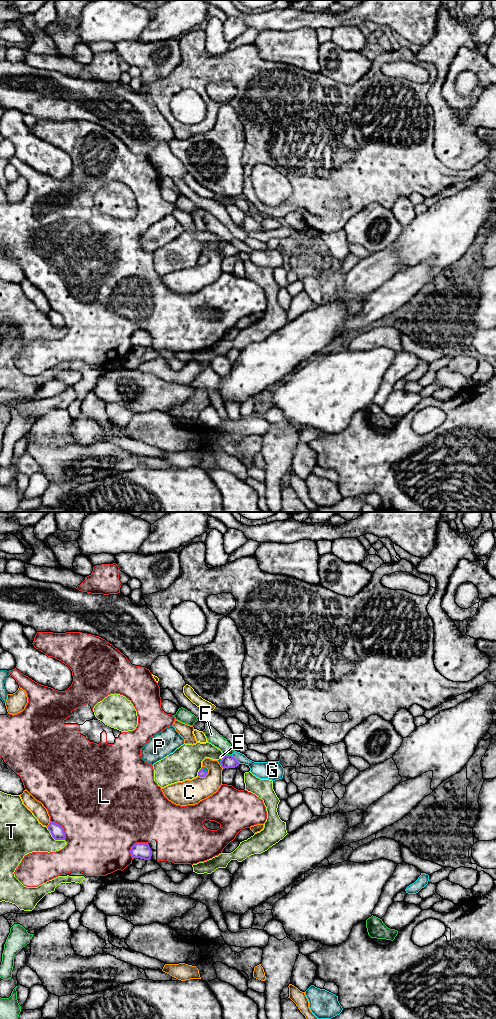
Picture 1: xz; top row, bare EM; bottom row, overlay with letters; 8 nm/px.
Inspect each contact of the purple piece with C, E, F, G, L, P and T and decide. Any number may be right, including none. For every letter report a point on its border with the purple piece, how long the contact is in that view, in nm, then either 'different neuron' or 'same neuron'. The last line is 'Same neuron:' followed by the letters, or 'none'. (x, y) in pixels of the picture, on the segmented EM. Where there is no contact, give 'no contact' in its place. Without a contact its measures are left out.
C: xz (203, 776) | 90 nm | different neuron
E: xz (222, 757) | 40 nm | different neuron
F: xz (227, 755) | 70 nm | different neuron
G: xz (235, 759) | 100 nm | different neuron
L: xz (134, 844) | 180 nm | different neuron
P: xz (205, 771) | 60 nm | same neuron
T: xz (54, 838) | 190 nm | different neuron
Same neuron: P

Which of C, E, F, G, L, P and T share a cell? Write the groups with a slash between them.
C / E / F / G / L / P / T

